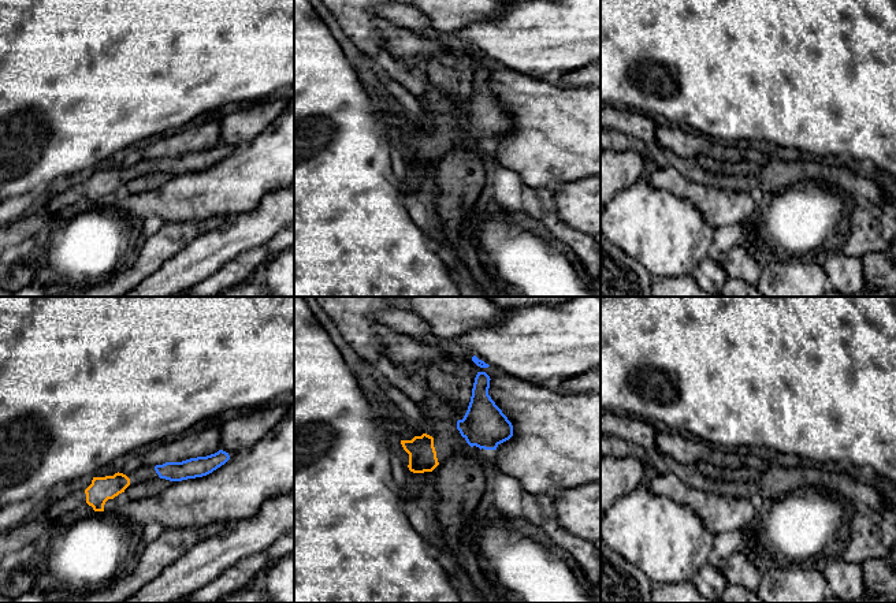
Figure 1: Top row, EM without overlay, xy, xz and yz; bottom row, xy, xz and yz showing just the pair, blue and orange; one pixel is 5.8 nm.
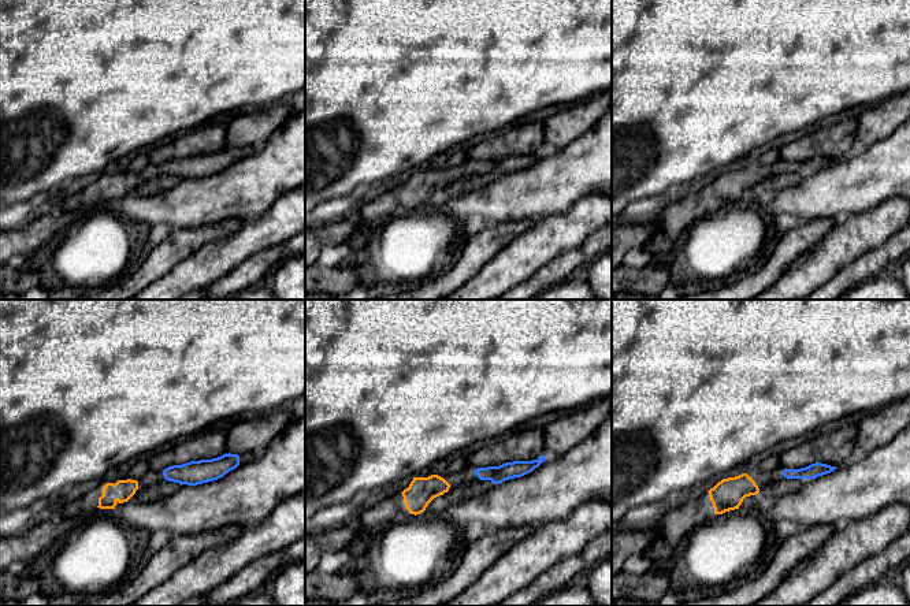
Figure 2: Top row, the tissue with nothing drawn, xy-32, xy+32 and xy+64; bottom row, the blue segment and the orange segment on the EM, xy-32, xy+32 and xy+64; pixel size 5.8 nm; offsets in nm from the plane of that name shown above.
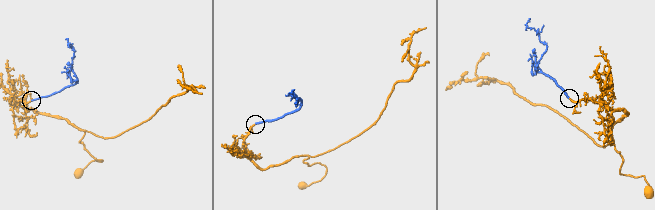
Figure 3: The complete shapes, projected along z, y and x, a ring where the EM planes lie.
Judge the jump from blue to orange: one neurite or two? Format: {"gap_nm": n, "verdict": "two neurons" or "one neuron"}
{"gap_nm": 150, "verdict": "one neuron"}

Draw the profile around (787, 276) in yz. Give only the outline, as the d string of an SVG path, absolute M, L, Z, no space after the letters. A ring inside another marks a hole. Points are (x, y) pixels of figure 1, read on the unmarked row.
M778 257L762 268L756 287L763 297L822 297L828 278L822 265Z

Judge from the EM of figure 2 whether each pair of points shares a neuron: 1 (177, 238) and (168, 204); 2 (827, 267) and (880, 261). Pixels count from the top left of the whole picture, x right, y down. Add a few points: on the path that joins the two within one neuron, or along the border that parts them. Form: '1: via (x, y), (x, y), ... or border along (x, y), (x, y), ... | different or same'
1: border along (205, 225), (173, 229) | different
2: border along (872, 249), (854, 257), (820, 285) | different

